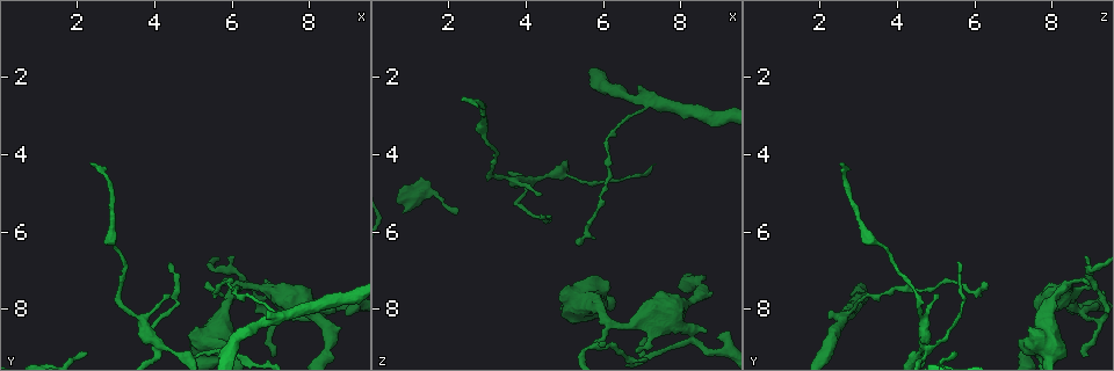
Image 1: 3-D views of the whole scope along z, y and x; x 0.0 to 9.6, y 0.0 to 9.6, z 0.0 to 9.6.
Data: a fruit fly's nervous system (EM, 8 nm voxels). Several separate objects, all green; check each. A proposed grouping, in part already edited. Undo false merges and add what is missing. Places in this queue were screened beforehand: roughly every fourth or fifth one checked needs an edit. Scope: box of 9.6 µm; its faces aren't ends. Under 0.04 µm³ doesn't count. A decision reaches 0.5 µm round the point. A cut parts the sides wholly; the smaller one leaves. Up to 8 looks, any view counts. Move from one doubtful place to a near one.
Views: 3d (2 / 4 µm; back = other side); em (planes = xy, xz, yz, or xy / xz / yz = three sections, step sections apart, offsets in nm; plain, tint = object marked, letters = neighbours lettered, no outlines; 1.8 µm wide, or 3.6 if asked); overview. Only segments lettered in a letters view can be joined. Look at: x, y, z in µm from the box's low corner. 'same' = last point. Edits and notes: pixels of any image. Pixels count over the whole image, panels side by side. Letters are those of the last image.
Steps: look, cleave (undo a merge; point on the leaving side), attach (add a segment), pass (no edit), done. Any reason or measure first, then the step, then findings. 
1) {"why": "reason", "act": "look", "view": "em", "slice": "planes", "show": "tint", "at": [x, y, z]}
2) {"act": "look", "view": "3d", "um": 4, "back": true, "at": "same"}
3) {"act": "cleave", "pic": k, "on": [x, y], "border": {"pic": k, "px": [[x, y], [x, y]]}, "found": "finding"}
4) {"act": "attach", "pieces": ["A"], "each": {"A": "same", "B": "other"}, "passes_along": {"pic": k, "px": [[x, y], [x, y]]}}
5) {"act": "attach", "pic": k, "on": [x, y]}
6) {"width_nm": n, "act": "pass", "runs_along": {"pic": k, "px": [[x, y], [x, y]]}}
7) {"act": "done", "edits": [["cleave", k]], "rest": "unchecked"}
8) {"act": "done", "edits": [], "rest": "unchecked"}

{"why": "sharp bend", "act": "look", "view": "em", "slice": "planes", "show": "letters", "at": [4.15, 8.95, 4.65]}

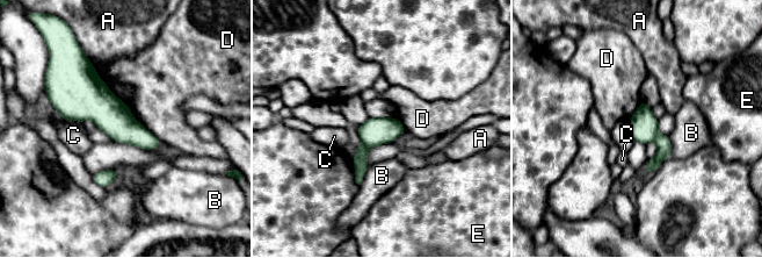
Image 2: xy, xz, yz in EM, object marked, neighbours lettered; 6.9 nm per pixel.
{"act": "cleave", "pic": 2, "on": [662, 142], "each": {"A": "other", "B": "other", "C": "other", "D": "other", "E": "other"}, "found": "a second neuron is stuck on"}

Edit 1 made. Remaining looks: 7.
{"why": "long arm stops here", "act": "look", "view": "3d", "um": 4, "at": [2.35, 4.25, 2.55]}

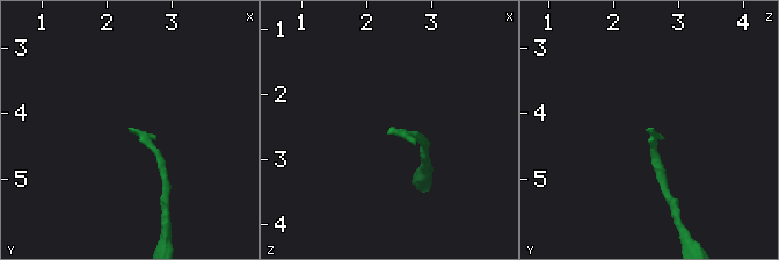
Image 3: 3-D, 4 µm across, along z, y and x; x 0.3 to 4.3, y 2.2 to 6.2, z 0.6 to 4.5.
{"act": "look", "view": "em", "slice": "planes", "show": "tint", "at": [2.40, 4.30, 2.55]}

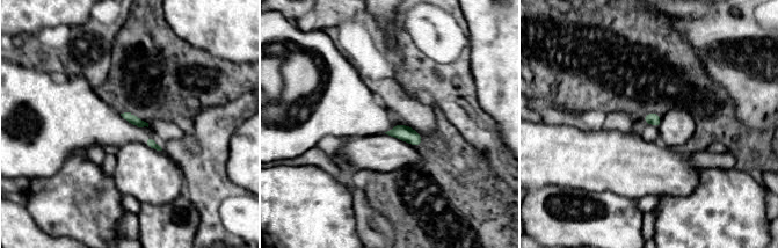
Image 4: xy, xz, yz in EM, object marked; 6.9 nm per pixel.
{"act": "look", "view": "em", "slice": "planes", "show": "letters", "at": "same"}

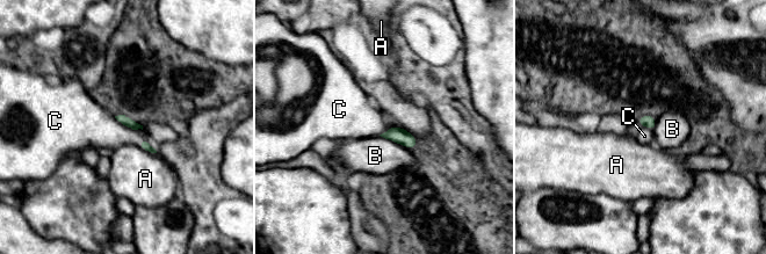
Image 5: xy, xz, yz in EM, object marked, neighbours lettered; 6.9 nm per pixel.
{"width_nm": 70, "act": "attach", "pieces": ["C"], "each": {"A": "other", "B": "other", "C": "same"}, "found": "the neuron continues"}

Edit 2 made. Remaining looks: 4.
{"act": "done", "edits": [["cleave", 2], ["attach", 5]], "rest": "unchecked"}

